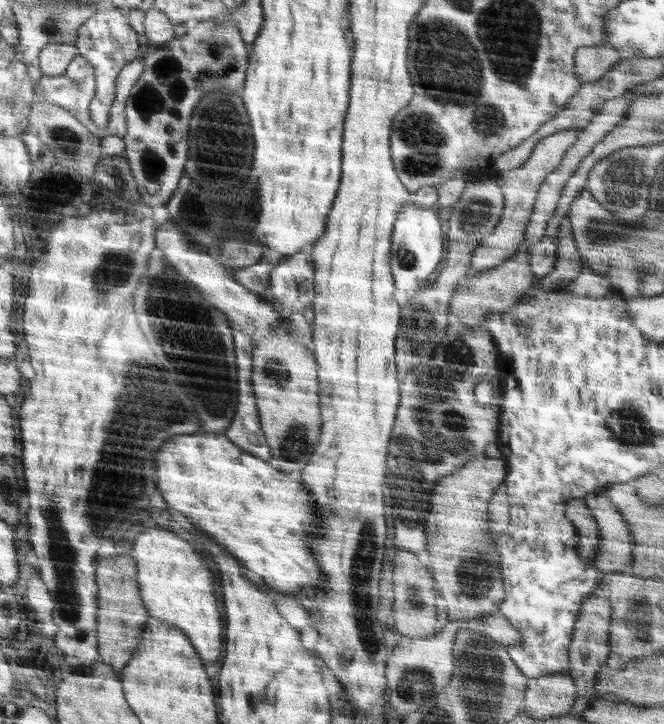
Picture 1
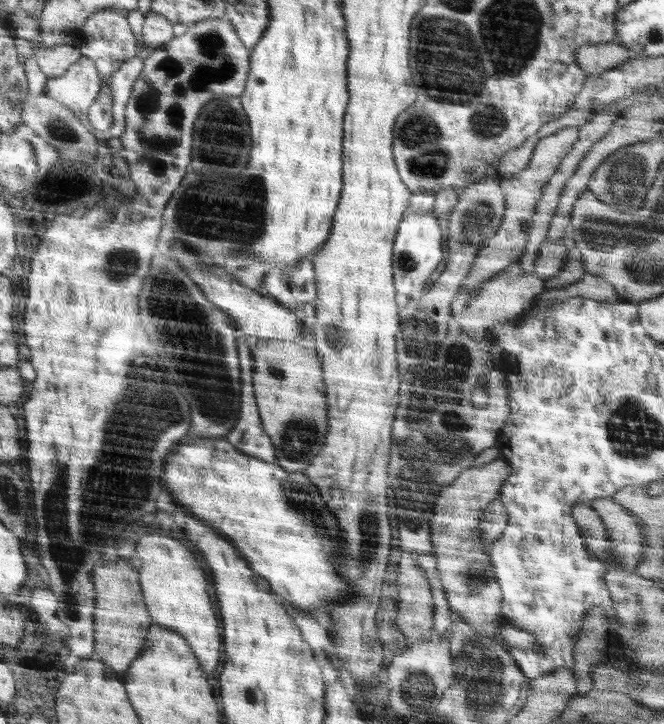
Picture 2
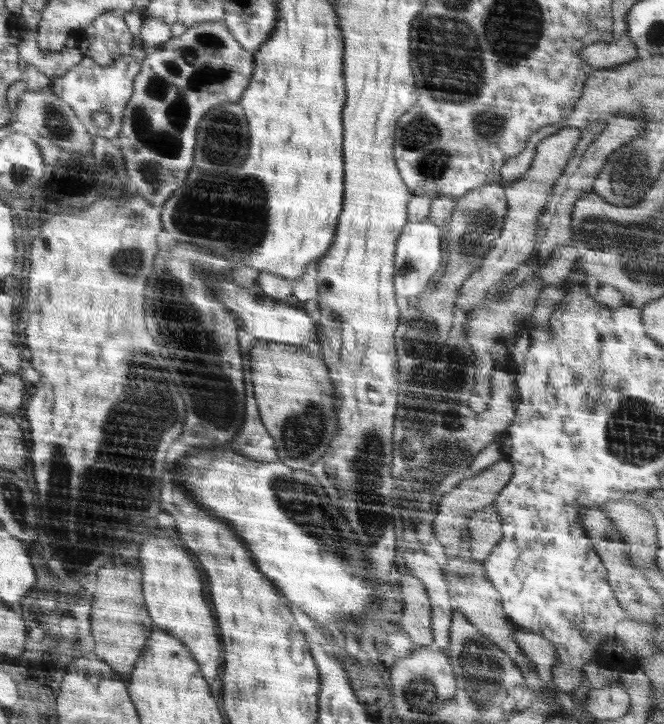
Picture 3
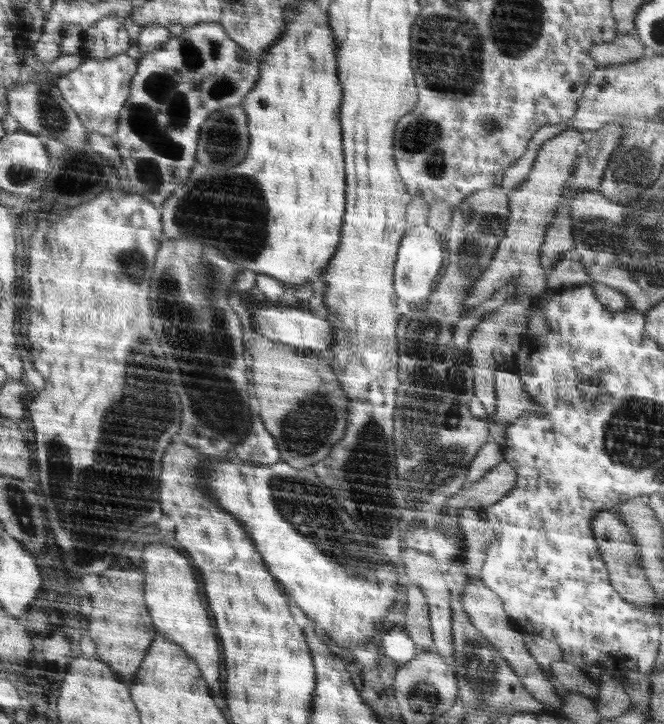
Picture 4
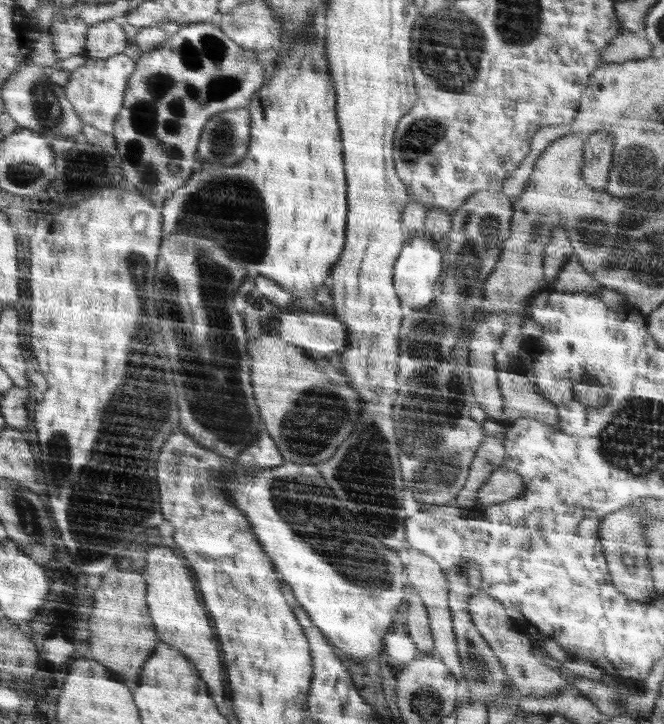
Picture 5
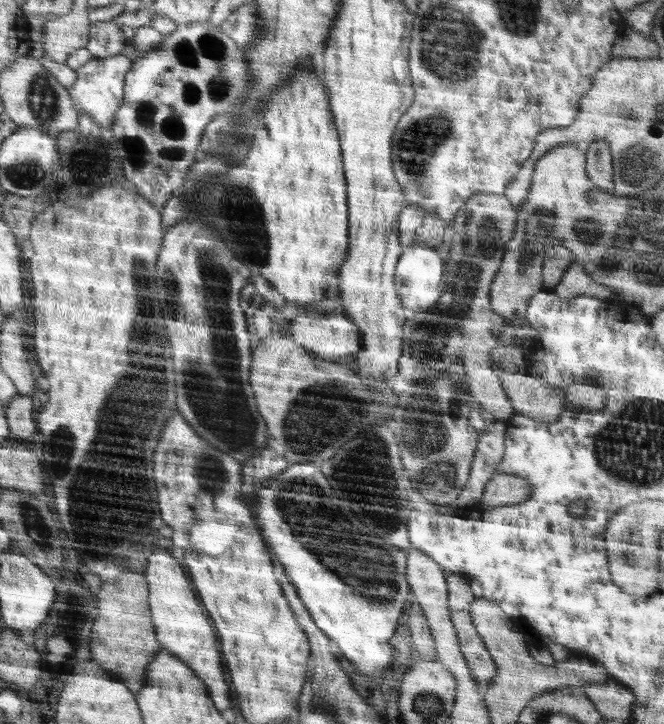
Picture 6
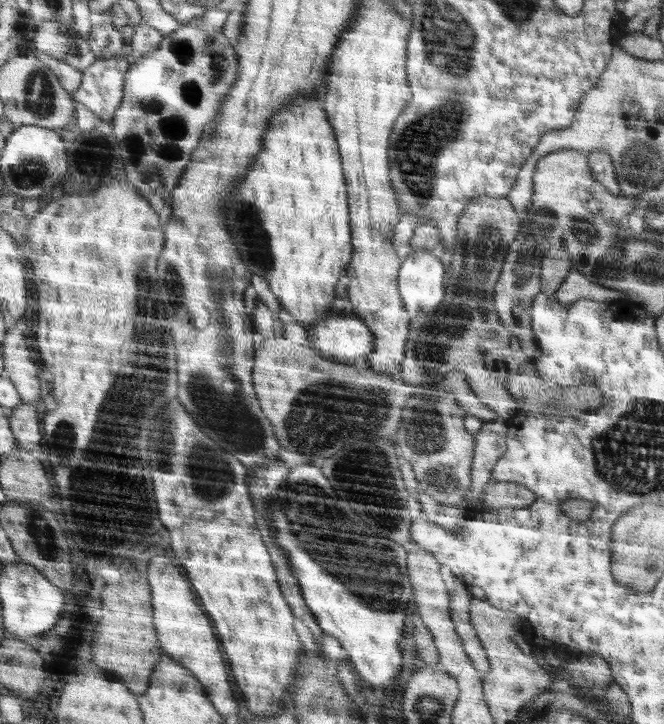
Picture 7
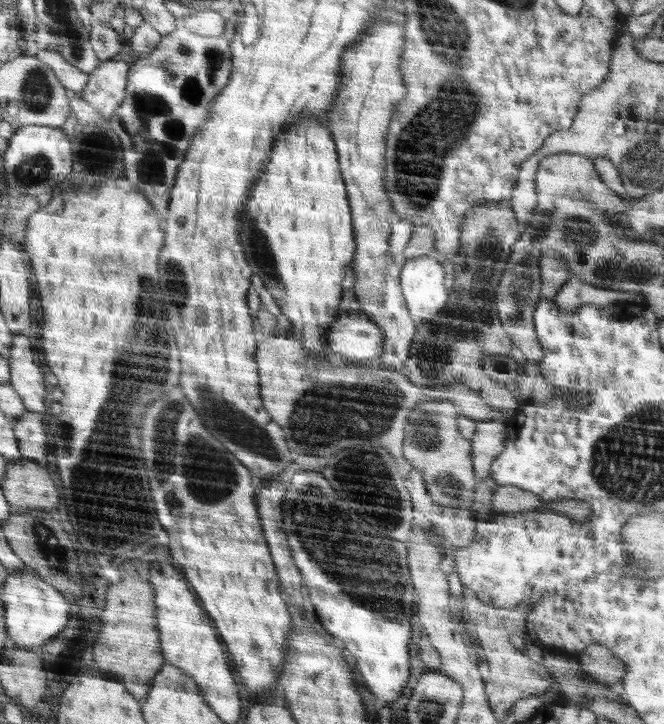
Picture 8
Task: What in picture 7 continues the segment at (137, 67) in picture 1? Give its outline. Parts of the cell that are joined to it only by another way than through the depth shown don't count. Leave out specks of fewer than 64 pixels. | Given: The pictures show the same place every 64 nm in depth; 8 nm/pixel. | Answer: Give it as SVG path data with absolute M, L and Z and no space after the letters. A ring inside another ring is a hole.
M124 57L99 58L83 71L81 86L73 92L73 97L111 125L117 110L123 105L125 72L128 69Z

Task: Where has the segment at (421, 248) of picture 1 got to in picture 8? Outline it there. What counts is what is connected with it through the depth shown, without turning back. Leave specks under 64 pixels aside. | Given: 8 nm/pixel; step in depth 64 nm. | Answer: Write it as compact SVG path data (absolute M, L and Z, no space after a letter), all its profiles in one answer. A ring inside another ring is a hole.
M430 254L412 258L403 267L403 296L408 310L418 320L436 318L444 310L446 300L450 297L444 286L444 268Z

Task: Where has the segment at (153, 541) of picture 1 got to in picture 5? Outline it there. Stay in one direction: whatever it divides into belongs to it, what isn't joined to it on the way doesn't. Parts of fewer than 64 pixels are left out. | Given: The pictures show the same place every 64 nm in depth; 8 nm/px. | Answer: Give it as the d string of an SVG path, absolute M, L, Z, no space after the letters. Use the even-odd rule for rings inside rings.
M158 546L150 548L146 555L146 571L148 574L148 606L152 606L152 618L156 618L156 630L160 630L160 640L184 650L196 666L200 666L200 676L208 686L212 686L212 698L216 704L226 700L224 684L222 684L222 662L220 662L220 644L210 626L210 618L198 602L198 592L194 588L194 580L184 560L178 558L170 548Z

